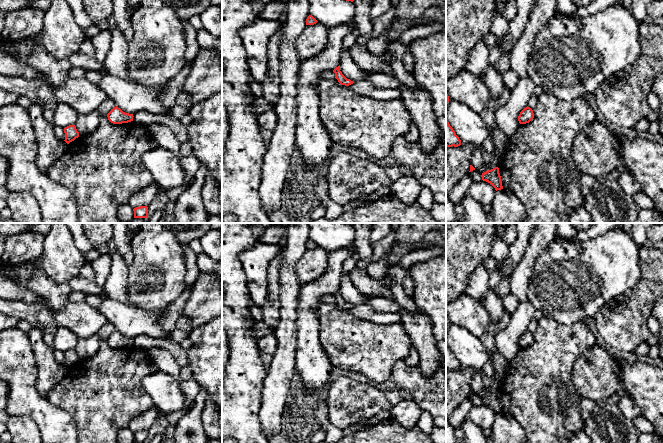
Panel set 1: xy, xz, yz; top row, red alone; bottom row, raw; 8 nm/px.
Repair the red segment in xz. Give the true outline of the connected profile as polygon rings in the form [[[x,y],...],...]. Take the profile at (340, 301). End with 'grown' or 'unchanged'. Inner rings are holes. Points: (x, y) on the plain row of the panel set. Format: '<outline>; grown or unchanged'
[[[340,289],[336,291],[333,296],[335,297],[336,303],[341,309],[349,310],[353,308],[354,306],[351,305],[350,303],[347,303],[342,296],[340,295]]]; unchanged

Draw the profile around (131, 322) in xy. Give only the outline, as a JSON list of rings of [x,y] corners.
[[[103,298],[97,308],[125,337],[147,335],[152,338],[172,340],[171,333],[158,325],[163,310],[143,310],[109,298]]]

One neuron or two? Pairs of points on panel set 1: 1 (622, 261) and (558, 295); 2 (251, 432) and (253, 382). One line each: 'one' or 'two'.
1: one
2: one

